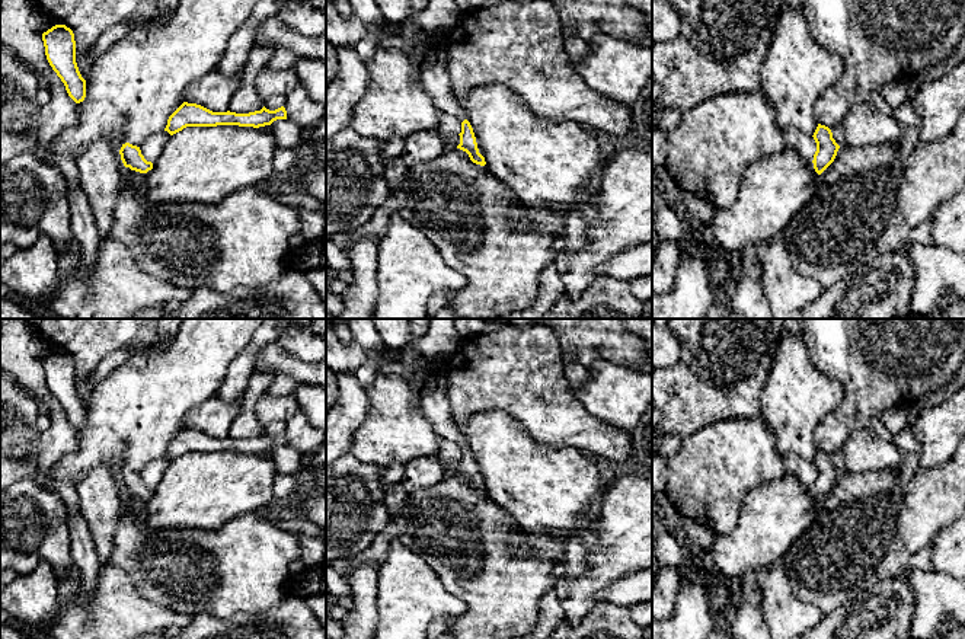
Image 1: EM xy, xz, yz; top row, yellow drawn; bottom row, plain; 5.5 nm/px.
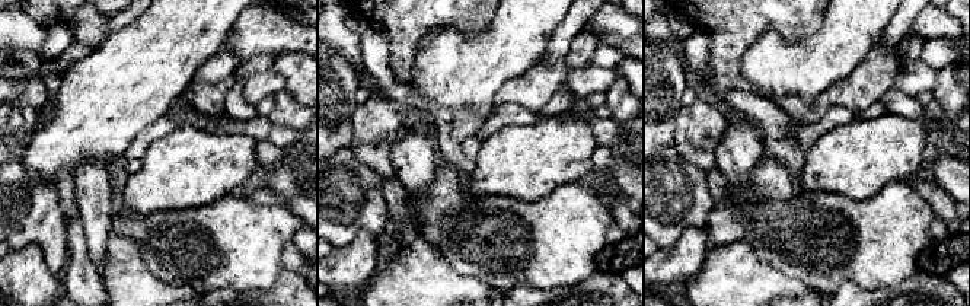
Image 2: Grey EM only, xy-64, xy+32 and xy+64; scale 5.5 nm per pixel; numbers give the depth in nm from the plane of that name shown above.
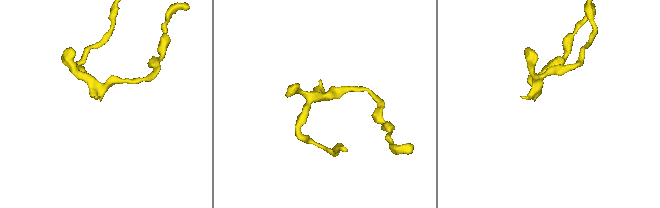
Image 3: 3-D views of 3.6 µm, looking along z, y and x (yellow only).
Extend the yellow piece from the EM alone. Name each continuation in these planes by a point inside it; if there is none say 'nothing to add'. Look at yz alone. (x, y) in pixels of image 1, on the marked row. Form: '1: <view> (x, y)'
nothing to add

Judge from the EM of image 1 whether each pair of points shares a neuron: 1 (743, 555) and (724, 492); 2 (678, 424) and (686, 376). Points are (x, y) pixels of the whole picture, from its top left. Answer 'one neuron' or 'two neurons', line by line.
1: two neurons
2: one neuron

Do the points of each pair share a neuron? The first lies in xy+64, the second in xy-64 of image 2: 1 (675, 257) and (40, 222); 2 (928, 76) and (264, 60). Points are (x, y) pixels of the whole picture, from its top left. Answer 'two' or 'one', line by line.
1: two
2: two

